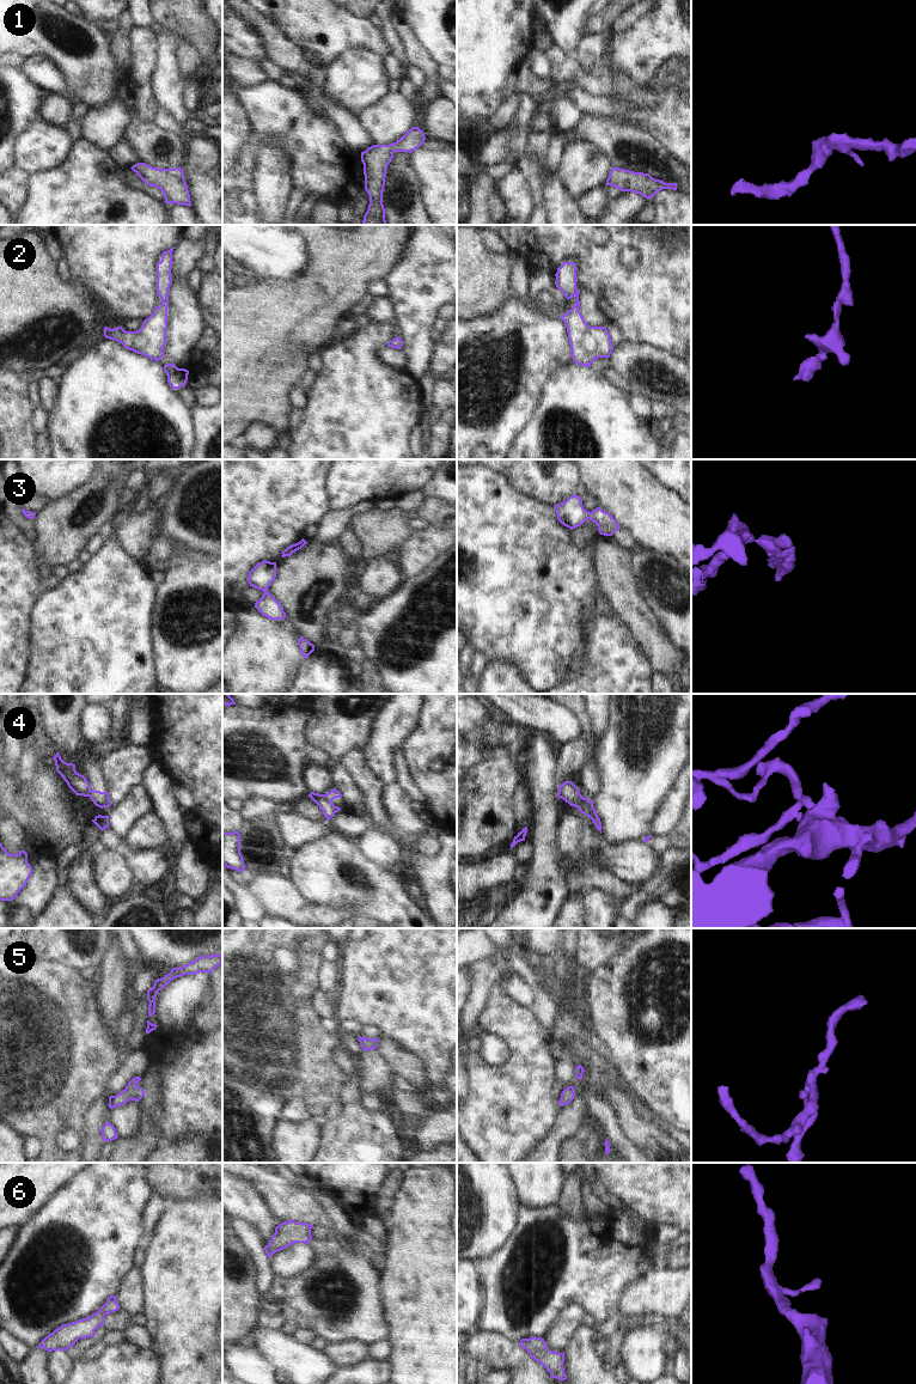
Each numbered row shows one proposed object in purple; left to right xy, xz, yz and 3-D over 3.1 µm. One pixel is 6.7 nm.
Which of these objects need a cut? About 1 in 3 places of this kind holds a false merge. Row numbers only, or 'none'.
4

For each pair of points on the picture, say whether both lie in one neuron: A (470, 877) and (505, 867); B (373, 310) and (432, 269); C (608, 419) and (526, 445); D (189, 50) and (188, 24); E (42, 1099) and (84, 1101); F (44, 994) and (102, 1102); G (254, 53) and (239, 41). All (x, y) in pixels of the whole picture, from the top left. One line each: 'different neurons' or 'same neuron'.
A: same neuron
B: different neurons
C: same neuron
D: different neurons
E: same neuron
F: different neurons
G: same neuron

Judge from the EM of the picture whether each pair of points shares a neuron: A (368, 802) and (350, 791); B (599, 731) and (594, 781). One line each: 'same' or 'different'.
A: different
B: same

